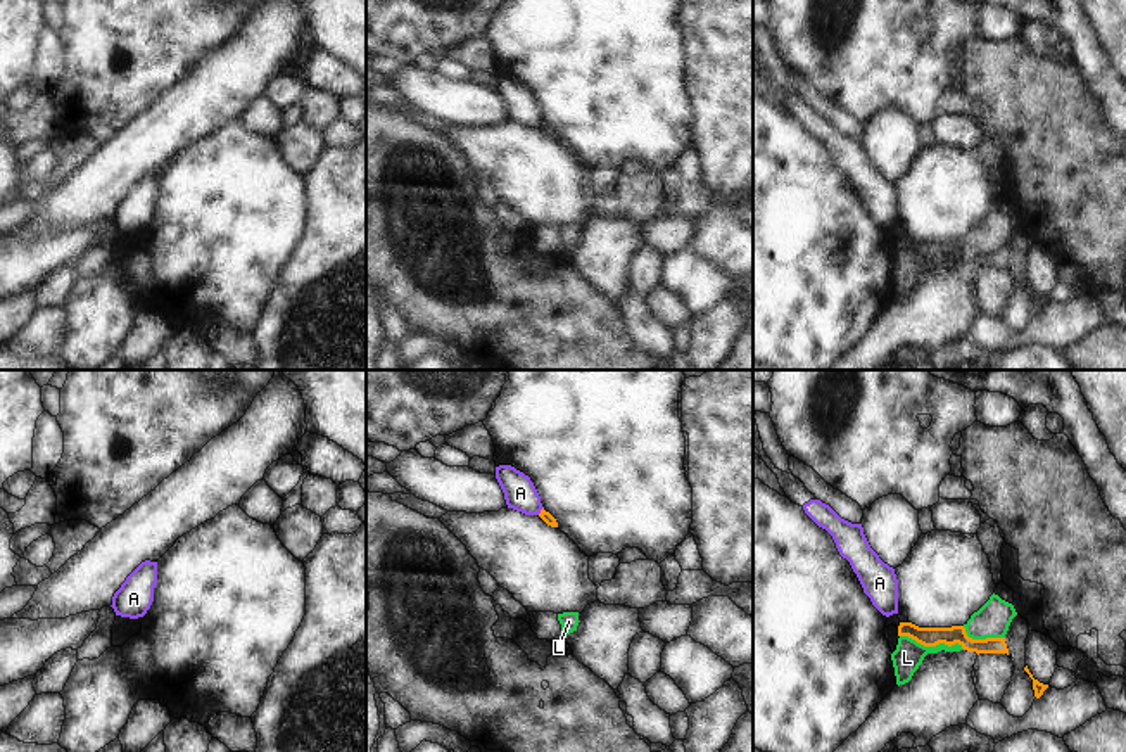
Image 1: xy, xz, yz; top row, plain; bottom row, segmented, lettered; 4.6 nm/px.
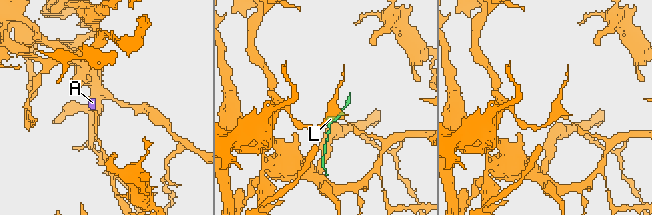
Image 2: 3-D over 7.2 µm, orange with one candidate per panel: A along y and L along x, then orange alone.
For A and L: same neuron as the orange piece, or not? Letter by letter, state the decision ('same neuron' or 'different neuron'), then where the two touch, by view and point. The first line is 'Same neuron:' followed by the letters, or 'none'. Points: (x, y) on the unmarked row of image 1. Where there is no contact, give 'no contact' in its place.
Same neuron: none
A: different neuron | xz (541, 123)
L: different neuron | yz (933, 258)

